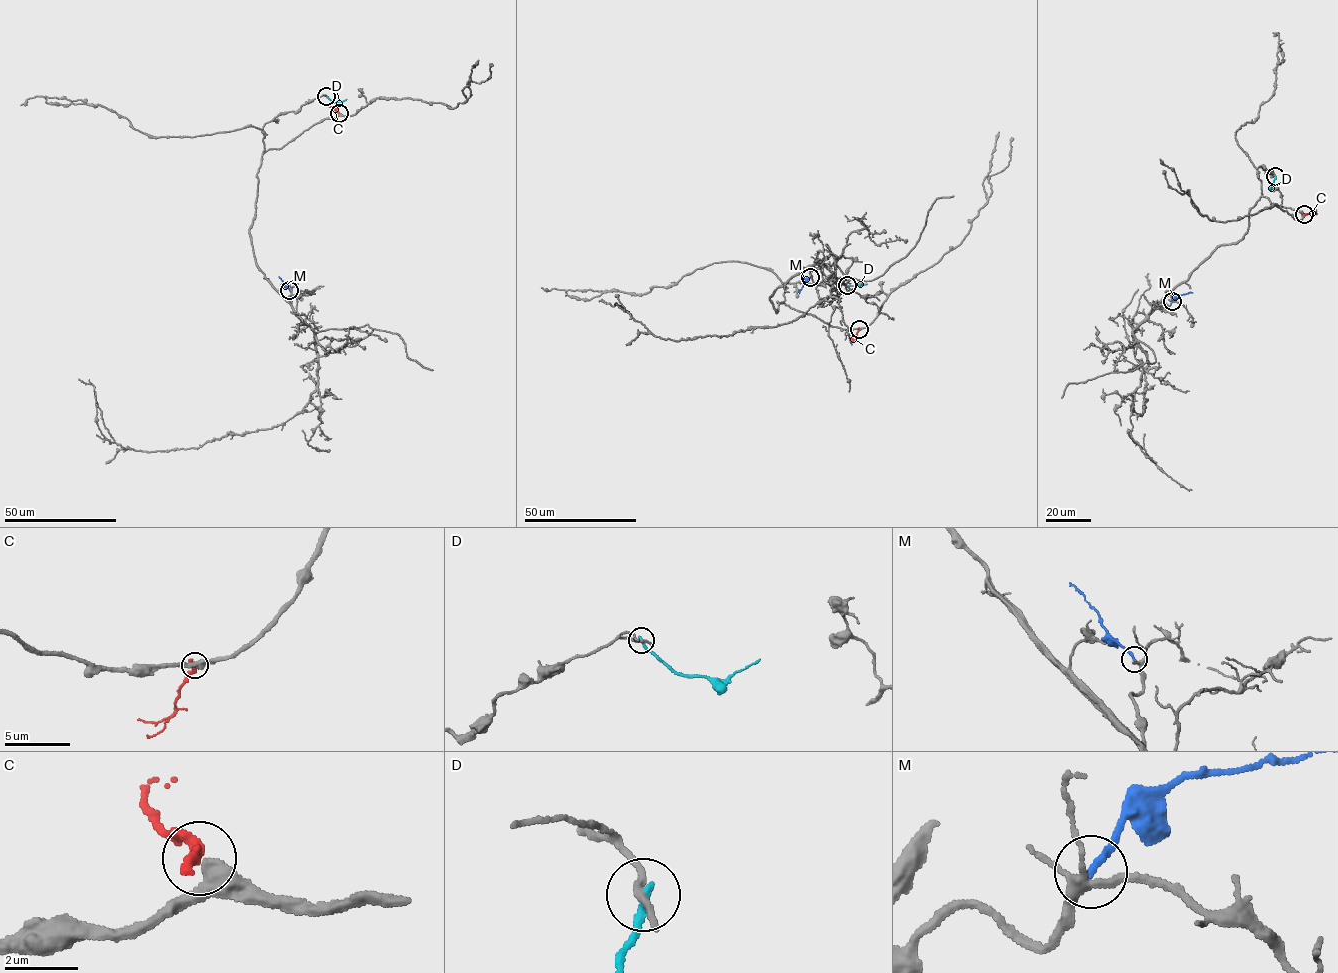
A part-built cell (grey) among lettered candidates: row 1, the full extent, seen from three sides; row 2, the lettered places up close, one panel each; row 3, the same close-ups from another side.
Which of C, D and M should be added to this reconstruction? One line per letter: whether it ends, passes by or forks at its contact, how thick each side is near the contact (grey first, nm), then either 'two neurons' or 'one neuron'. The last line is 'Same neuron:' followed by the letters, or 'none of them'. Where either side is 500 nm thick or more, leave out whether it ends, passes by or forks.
C: it ends there; 380 nm thick on the grey side, 400 nm on the other; two neurons
D: it ends there; 260 nm thick on the grey side, 240 nm on the other; two neurons
M: it ends there; 220 nm thick on the grey side, 200 nm on the other; one neuron
Same neuron: M

